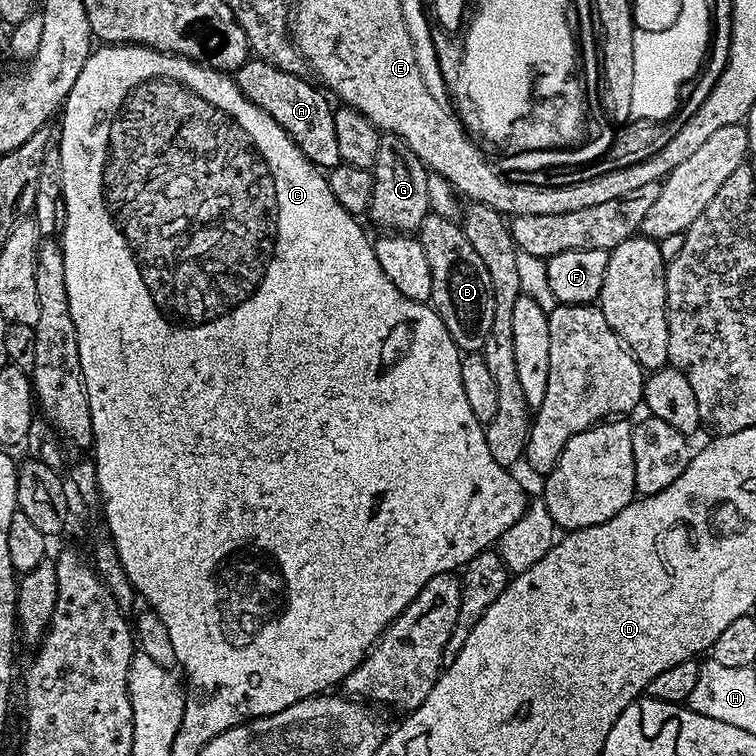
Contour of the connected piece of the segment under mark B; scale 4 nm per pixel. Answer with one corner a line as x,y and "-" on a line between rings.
430,214
418,229
418,239
422,250
426,250
426,262
430,262
432,307
442,318
446,330
450,330
450,338
454,338
461,353
480,352
486,342
486,334
490,334
490,322
494,322
494,294
490,290
490,274
486,265
482,263
482,258
478,258
474,246
466,242
466,234
455,219
447,220
444,216

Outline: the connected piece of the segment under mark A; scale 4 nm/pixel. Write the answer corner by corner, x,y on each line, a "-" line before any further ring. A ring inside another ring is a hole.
249,58
241,68
237,68
234,79
241,94
259,110
264,110
274,122
278,122
278,126
290,134
298,150
310,158
313,166
320,170
331,170
342,163
337,135
334,134
333,105
328,105
329,97
311,79
286,74
286,70
278,70
278,66
270,66
270,62
259,58

